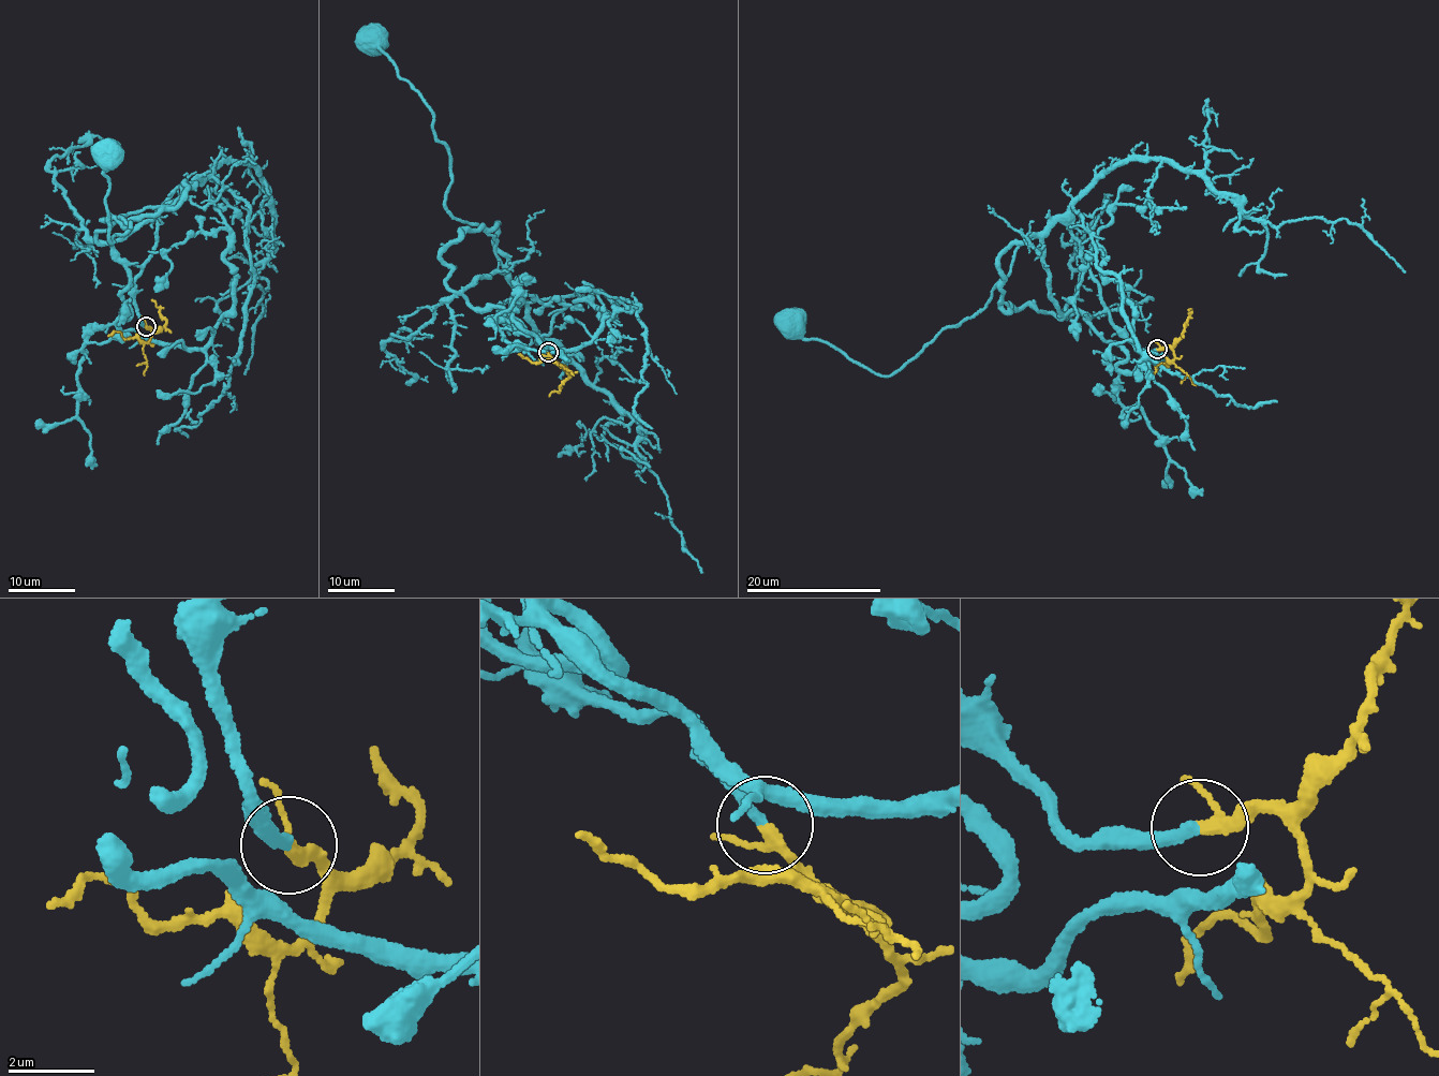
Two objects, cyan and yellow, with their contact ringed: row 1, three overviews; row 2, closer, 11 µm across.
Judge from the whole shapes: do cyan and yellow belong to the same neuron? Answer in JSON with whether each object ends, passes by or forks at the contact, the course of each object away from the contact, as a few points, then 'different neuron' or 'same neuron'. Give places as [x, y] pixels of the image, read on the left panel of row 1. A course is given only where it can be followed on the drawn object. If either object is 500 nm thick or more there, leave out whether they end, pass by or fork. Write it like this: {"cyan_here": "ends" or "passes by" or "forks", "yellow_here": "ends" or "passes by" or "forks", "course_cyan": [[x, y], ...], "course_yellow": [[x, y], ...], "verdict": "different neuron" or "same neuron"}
{"cyan_here": "ends", "yellow_here": "passes by", "course_cyan": [[146, 325], [136, 278], [160, 205], [197, 179], [168, 206], [120, 218], [131, 226], [110, 242], [106, 152]], "course_yellow": [[146, 325], [151, 332], [146, 341], [130, 336], [123, 338], [115, 330], [108, 335]], "verdict": "same neuron"}

